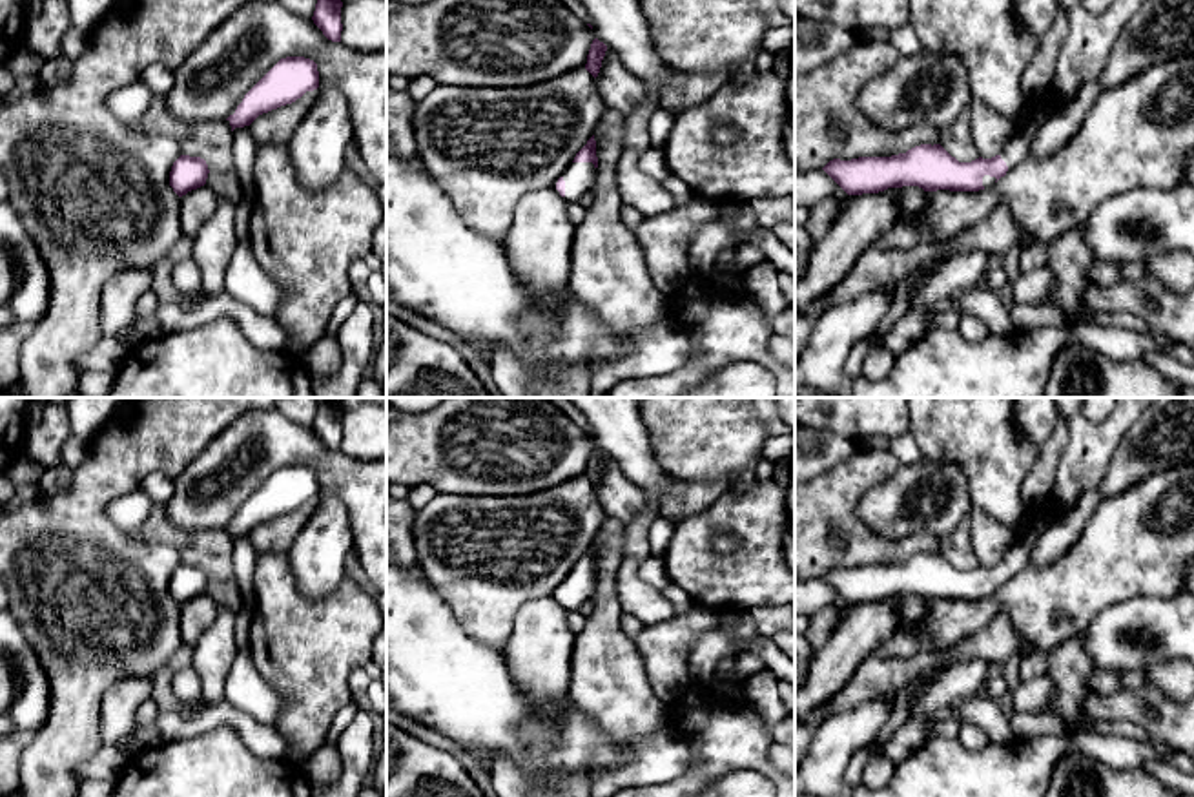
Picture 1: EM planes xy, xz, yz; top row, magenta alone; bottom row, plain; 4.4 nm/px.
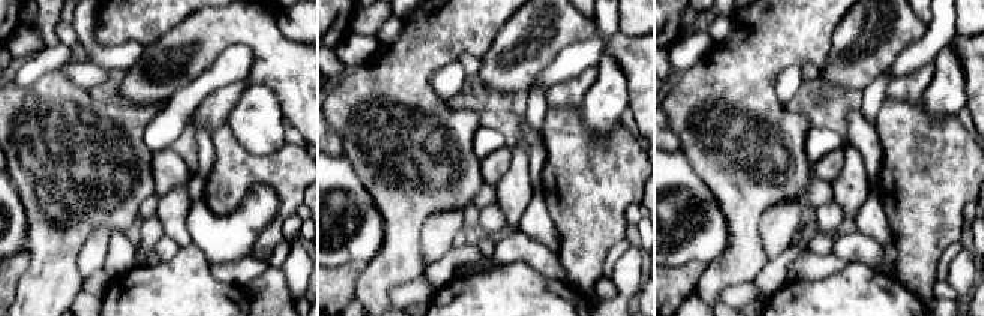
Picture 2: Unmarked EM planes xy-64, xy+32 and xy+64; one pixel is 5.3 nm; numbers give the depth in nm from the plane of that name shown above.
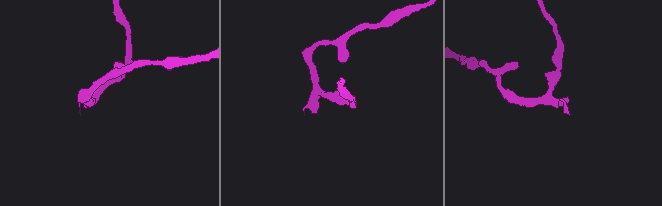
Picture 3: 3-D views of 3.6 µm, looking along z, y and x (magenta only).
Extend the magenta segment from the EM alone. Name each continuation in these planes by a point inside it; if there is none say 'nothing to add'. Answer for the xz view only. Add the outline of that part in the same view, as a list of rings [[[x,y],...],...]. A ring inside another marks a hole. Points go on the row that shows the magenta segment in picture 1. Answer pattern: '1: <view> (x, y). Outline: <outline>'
1: xz (578, 177). Outline: [[[571,162],[561,177],[565,181],[565,201],[578,202],[583,193],[594,188],[596,168],[592,162]]]

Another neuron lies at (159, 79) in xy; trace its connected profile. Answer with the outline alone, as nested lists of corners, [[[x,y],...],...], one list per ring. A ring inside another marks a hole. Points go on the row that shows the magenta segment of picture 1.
[[[151,64],[142,71],[142,80],[157,98],[162,98],[173,86],[173,73],[162,64]]]

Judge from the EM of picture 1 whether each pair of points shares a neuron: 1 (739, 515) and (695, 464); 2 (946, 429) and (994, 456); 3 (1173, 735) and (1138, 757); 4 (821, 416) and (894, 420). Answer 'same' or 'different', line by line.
1: different
2: same
3: different
4: same

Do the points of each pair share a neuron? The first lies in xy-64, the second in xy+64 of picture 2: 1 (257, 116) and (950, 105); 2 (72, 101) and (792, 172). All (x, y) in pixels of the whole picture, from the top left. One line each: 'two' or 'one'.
1: one
2: one

